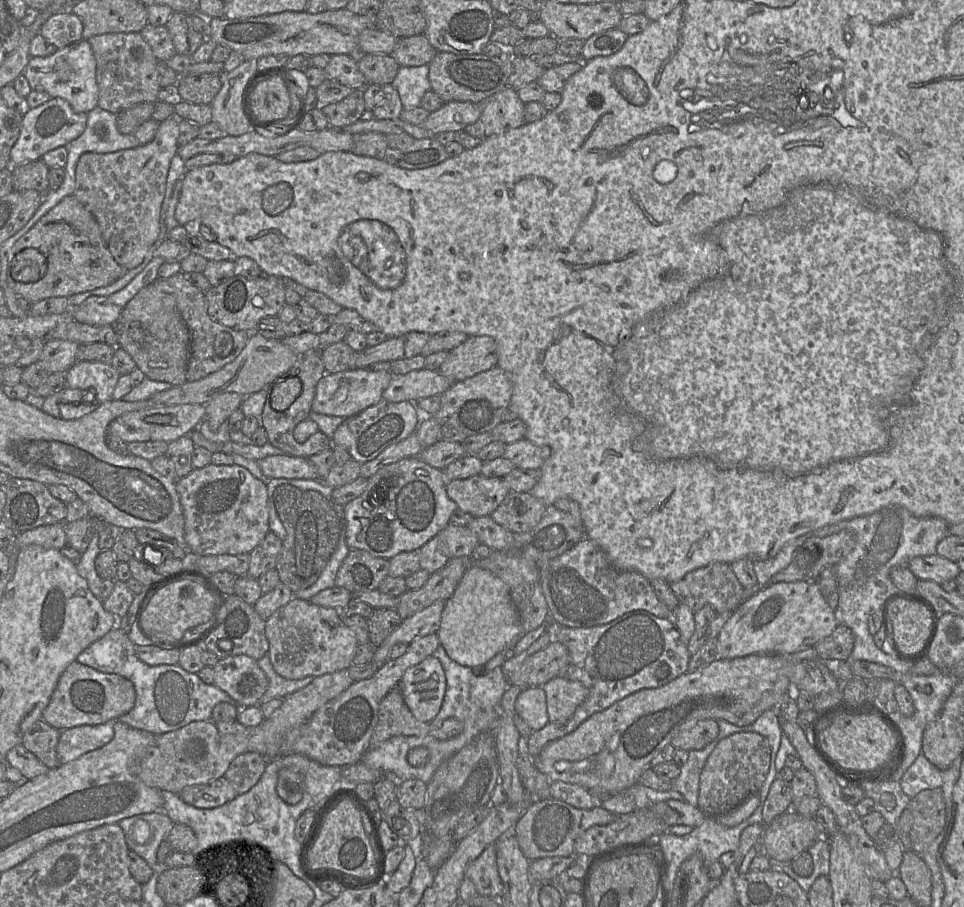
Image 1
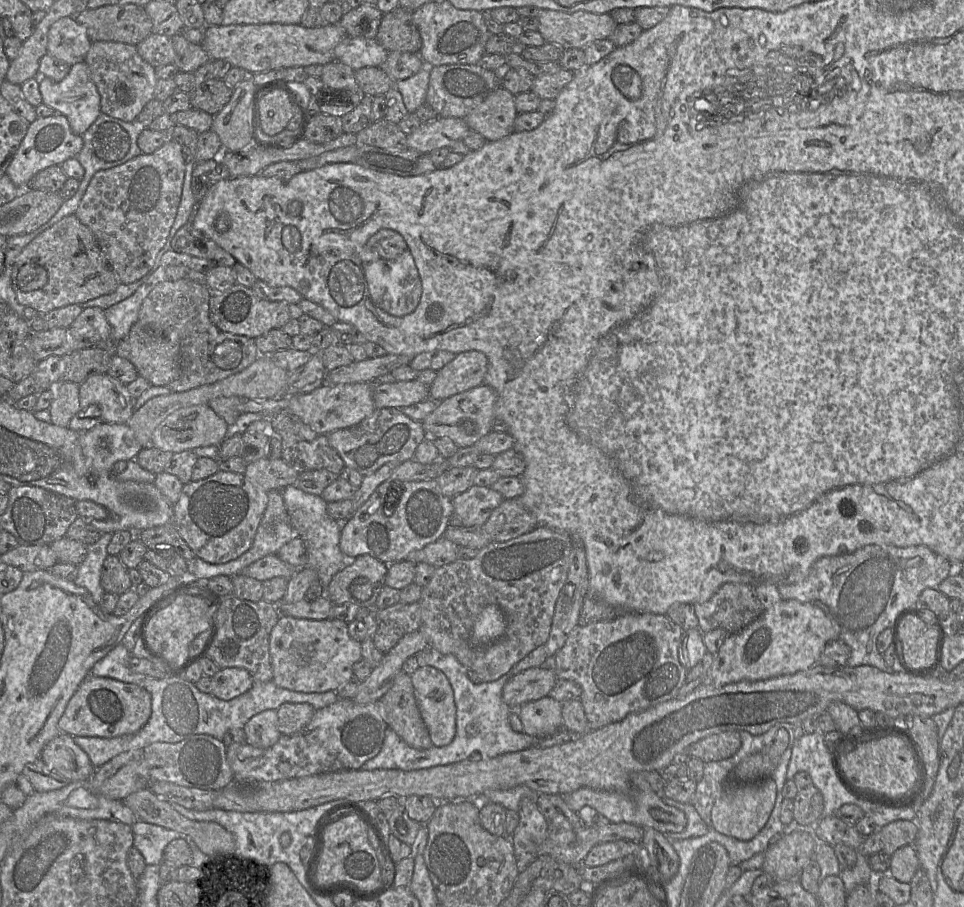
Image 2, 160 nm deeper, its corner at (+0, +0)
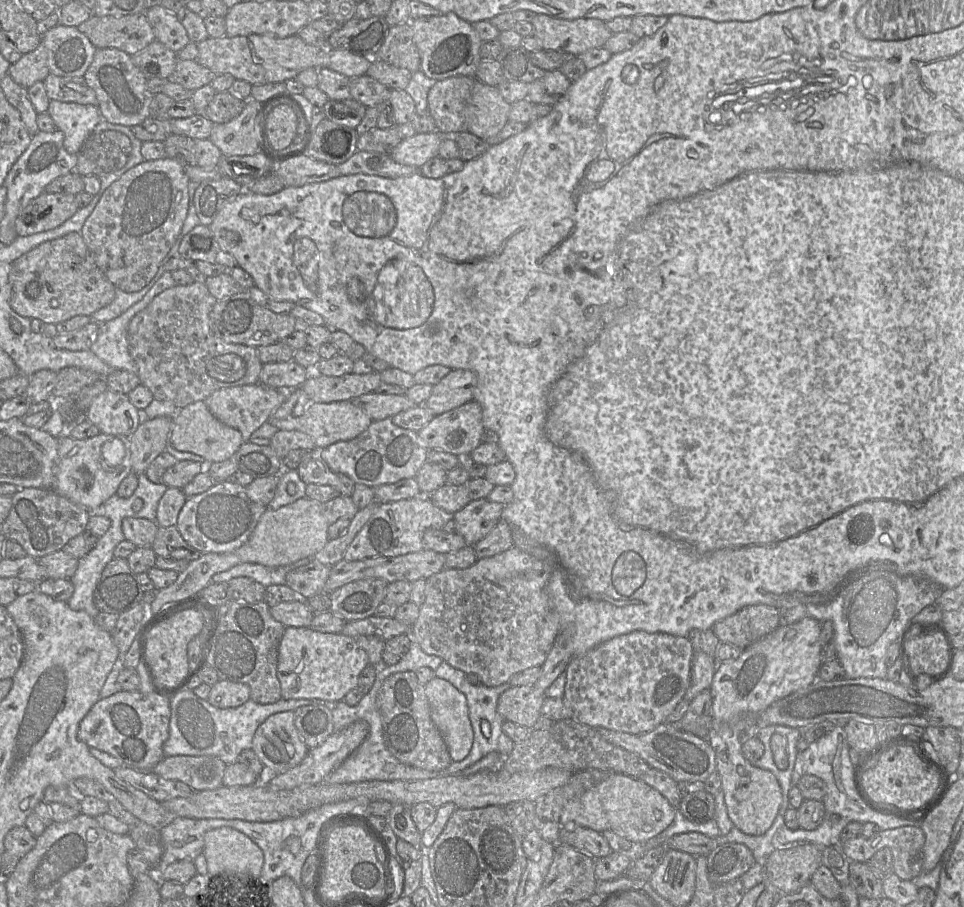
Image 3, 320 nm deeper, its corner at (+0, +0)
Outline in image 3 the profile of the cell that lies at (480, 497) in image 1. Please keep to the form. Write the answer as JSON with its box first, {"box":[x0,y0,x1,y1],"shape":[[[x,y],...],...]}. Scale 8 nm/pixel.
{"box":[452,498,504,546],"shape":[[[487,498],[472,500],[461,510],[452,515],[455,530],[466,541],[466,546],[473,546],[498,523],[502,517],[504,505]]]}

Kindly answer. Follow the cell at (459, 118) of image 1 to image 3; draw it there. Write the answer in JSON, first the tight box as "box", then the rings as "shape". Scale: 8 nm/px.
{"box":[389,131,443,168],"shape":[[[438,131],[417,133],[413,137],[403,139],[389,155],[399,164],[420,168],[428,160],[438,156],[442,138],[443,135]]]}

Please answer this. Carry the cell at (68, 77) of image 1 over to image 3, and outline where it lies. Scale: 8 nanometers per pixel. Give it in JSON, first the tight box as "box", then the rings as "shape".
{"box":[47,100,102,155],"shape":[[[51,100],[47,113],[64,134],[64,148],[77,155],[83,143],[102,120],[97,106]]]}

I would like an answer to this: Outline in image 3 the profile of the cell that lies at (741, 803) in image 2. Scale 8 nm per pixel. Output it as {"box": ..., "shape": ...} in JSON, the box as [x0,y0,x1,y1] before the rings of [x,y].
{"box":[709,617,837,836],"shape":[[[806,617],[794,624],[779,626],[766,637],[741,650],[737,658],[717,665],[709,687],[712,696],[713,717],[713,729],[709,731],[709,742],[715,750],[716,772],[720,776],[728,817],[735,828],[747,835],[760,836],[771,827],[781,805],[782,795],[775,775],[766,769],[753,766],[742,754],[743,734],[746,728],[750,728],[752,725],[752,720],[745,719],[745,717],[757,714],[776,700],[813,683],[818,678],[821,657],[824,656],[826,661],[837,658],[833,636],[831,622],[820,622],[817,619]]]}

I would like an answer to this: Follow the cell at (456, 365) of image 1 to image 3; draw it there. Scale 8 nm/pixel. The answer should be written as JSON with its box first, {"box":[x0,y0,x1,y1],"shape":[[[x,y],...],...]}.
{"box":[423,369,477,416],"shape":[[[453,369],[433,386],[423,405],[435,416],[440,415],[473,400],[476,385],[477,376],[473,371]]]}

